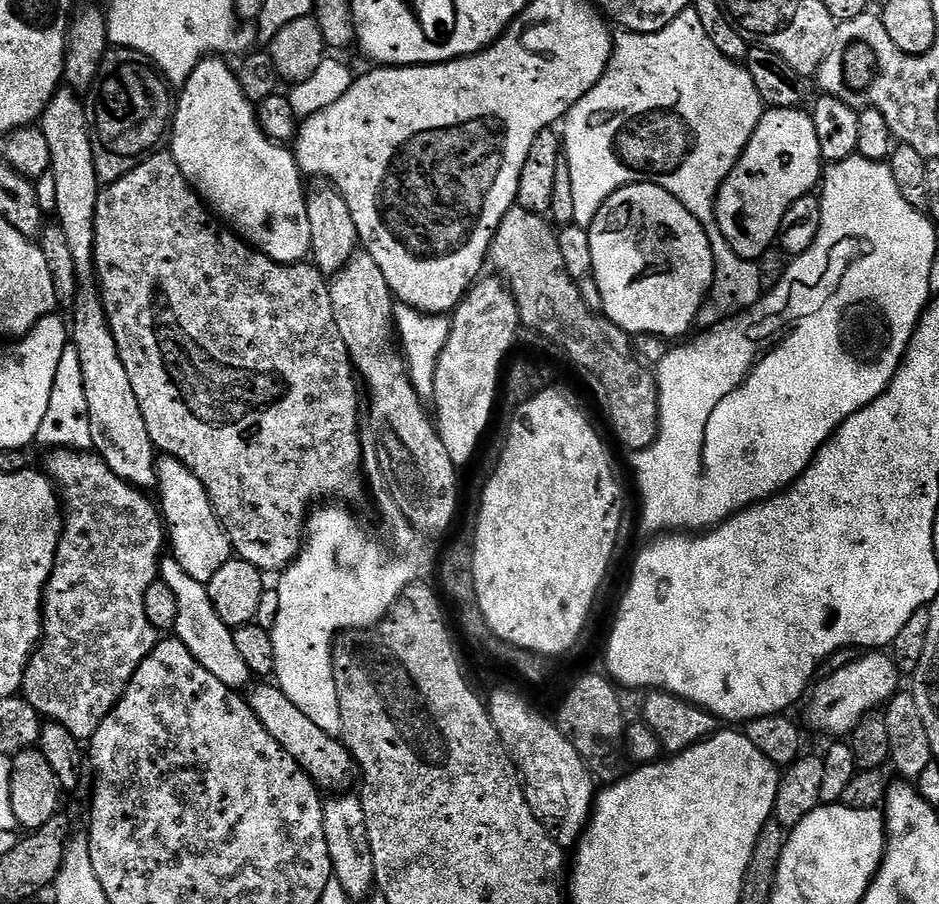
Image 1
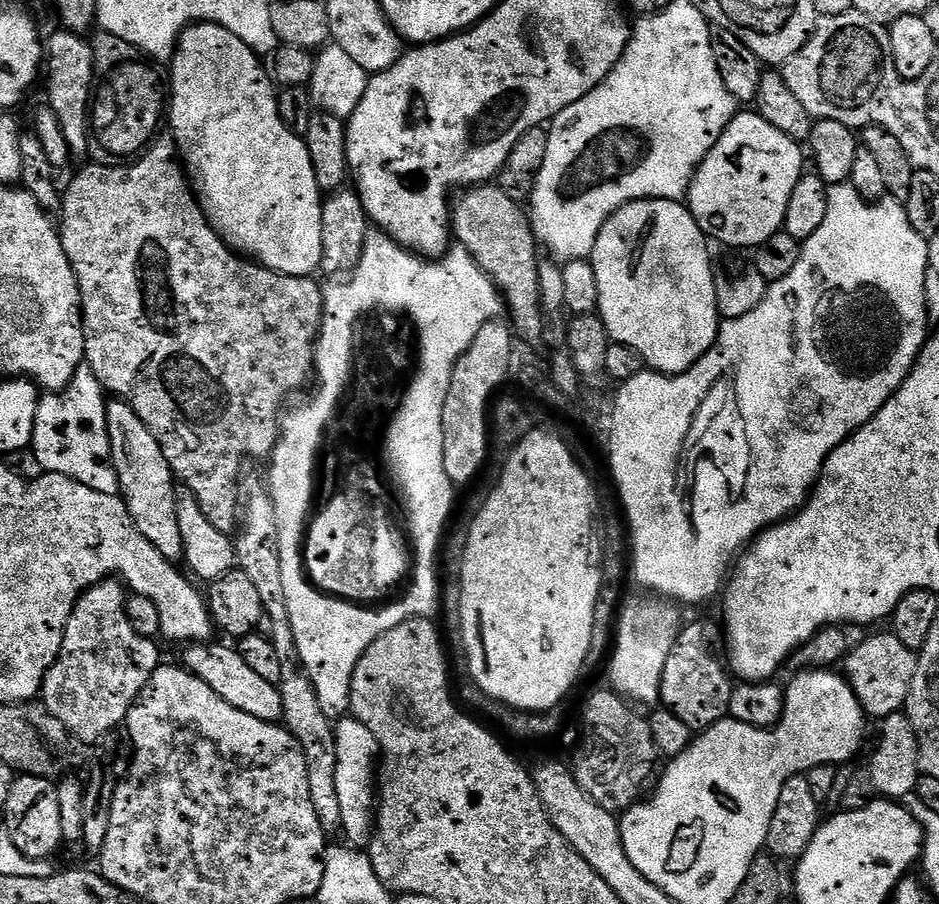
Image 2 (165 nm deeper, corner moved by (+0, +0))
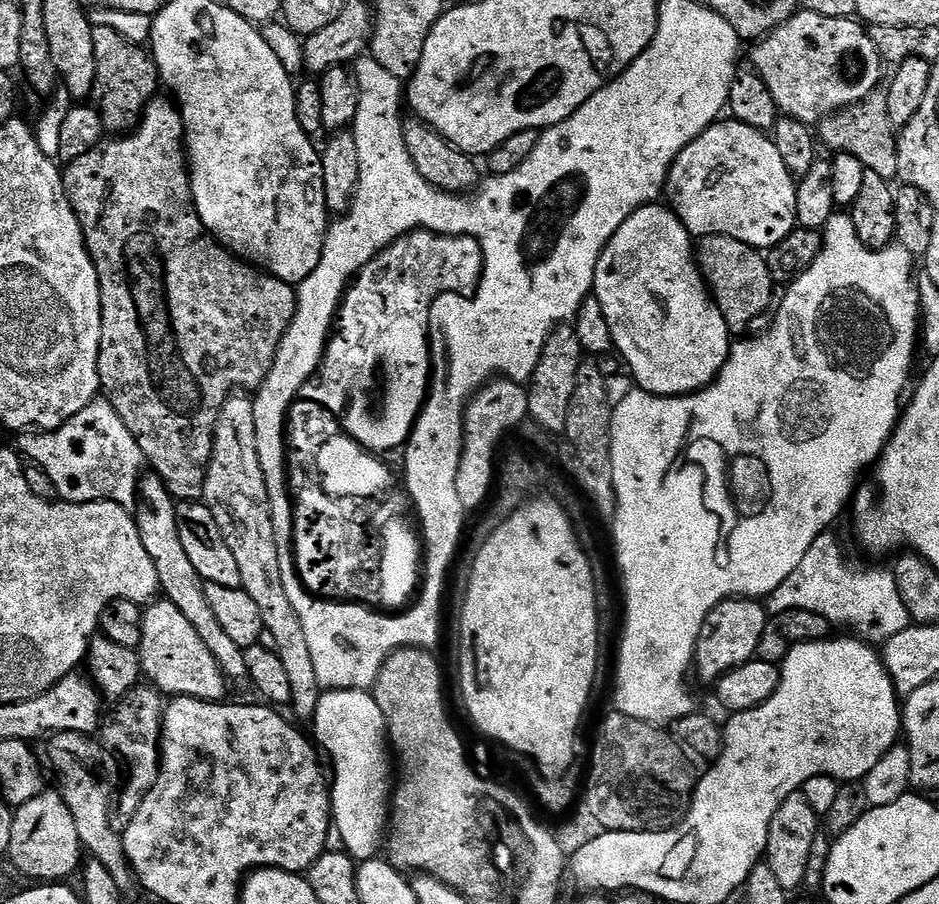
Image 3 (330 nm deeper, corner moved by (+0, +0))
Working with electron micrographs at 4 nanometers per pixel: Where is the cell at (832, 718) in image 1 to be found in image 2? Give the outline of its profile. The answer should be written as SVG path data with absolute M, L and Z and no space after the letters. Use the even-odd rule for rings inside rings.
M891 631L872 636L853 647L842 665L843 675L854 690L865 717L873 721L885 720L890 714L901 711L907 705L910 686L916 673L917 653L911 652Z

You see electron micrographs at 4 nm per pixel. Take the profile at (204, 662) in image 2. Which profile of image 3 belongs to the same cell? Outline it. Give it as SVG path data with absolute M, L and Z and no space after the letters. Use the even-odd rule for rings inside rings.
M157 598L144 608L142 642L138 649L140 670L147 683L168 698L189 696L199 700L220 702L230 687L230 681L218 666L206 642L198 638L198 630L190 626L186 614L174 602Z

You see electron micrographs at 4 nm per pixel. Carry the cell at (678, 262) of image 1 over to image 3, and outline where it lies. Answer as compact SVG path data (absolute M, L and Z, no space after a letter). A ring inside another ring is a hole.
M659 203L645 204L644 207L639 208L634 214L630 214L630 218L626 218L626 222L622 222L622 226L618 226L614 238L610 238L610 242L598 258L596 277L592 286L594 289L594 297L601 303L602 313L605 314L606 318L606 325L610 328L615 351L618 353L621 361L626 365L627 371L629 368L632 371L633 378L640 383L637 385L643 391L652 392L656 396L687 396L689 392L698 392L715 380L717 374L722 370L726 358L730 354L734 343L734 336L733 333L729 332L726 326L726 318L722 318L722 310L718 310L716 301L712 299L712 294L708 291L708 286L700 274L700 268L696 264L694 240L687 226L677 218L671 207L660 207L661 205Z

